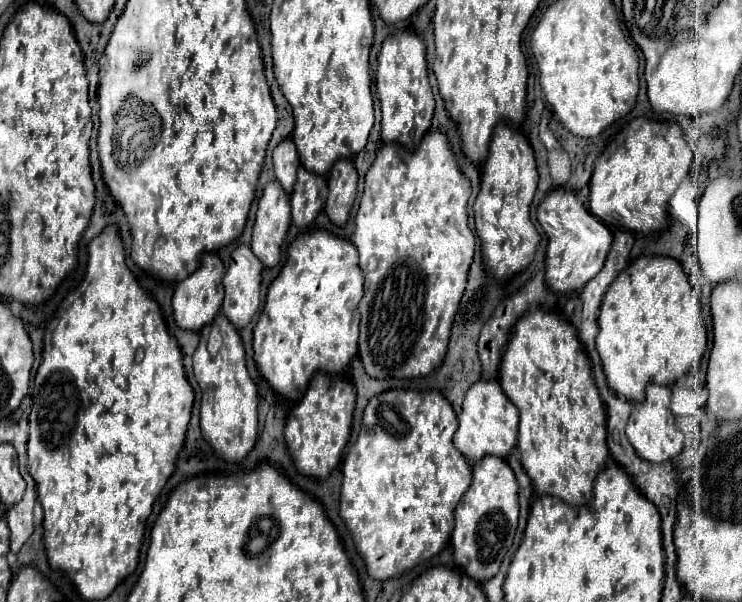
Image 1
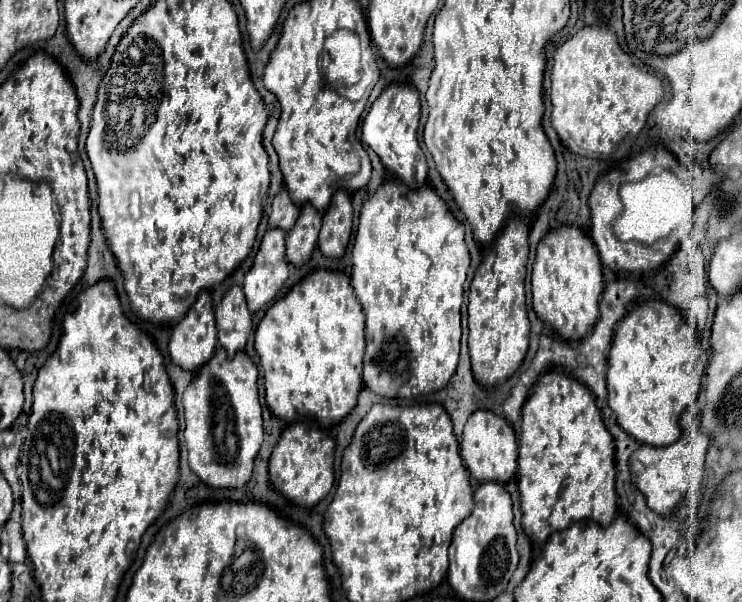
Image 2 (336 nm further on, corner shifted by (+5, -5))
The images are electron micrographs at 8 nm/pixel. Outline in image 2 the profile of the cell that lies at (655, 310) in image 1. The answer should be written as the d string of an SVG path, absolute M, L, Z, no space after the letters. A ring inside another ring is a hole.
M644 301L636 305L636 309L632 309L632 313L628 313L628 317L620 321L620 325L616 325L612 349L608 355L608 375L606 375L608 403L614 409L618 423L624 427L624 431L632 433L632 437L640 443L654 447L666 447L676 443L680 437L678 421L684 409L694 403L706 365L708 365L708 355L702 349L692 325L686 321L680 309L664 301Z

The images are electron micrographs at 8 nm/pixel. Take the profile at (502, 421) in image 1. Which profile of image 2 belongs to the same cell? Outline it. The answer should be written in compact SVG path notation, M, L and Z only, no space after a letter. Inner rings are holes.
M478 409L468 417L464 425L460 455L464 459L468 473L474 479L506 483L508 479L512 479L516 471L516 461L518 461L518 441L516 441L514 429L504 417L498 417L496 413L486 411L486 409Z

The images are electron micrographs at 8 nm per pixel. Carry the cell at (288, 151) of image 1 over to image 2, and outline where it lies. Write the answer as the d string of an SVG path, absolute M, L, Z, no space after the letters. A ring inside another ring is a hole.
M282 189L274 201L272 201L272 211L270 211L270 225L272 227L280 227L284 231L290 231L292 225L296 223L300 209L292 203L290 195L286 189Z

